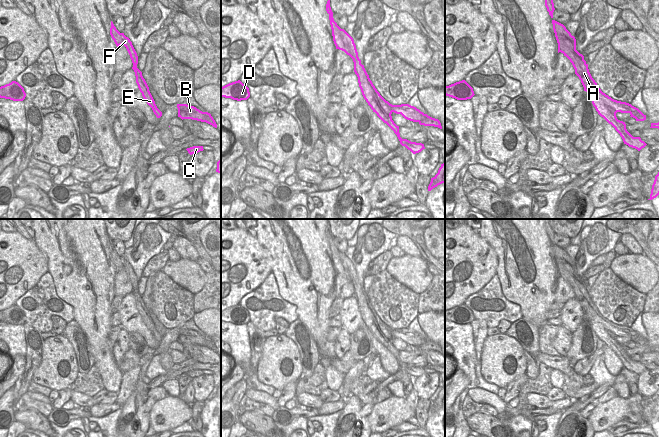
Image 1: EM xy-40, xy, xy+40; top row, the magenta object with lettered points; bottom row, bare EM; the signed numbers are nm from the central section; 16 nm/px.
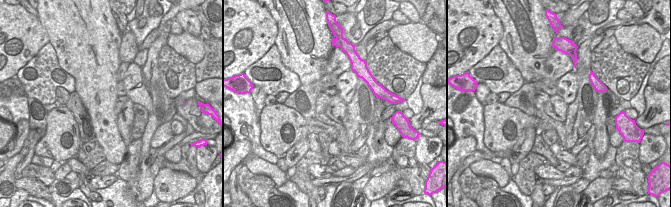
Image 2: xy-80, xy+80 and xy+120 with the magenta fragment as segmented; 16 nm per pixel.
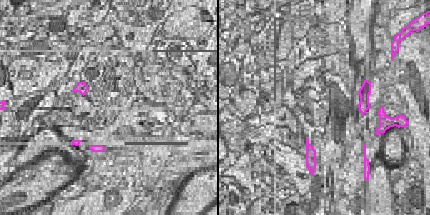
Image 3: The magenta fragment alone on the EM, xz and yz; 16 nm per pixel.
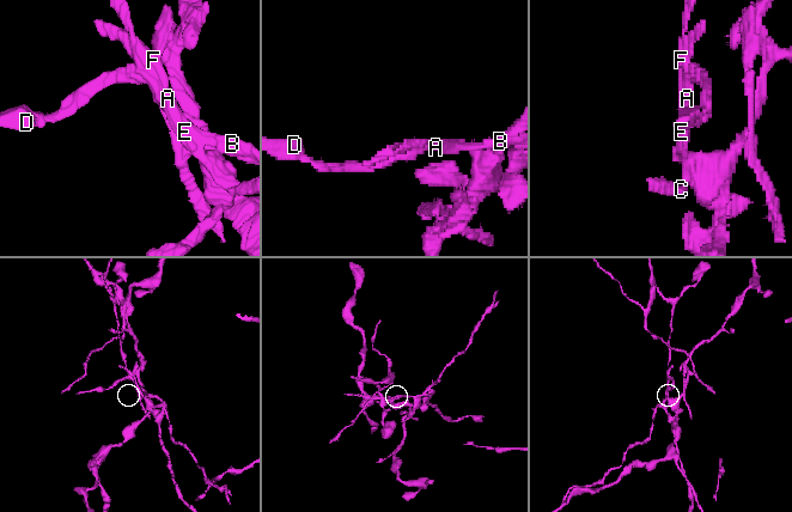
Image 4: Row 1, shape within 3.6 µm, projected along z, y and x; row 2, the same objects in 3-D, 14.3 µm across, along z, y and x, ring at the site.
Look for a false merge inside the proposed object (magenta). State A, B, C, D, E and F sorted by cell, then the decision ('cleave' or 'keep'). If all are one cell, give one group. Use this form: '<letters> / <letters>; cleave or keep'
A B D / C E F; cleave

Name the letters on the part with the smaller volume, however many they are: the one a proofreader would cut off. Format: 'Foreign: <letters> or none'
Foreign: A, B, D.

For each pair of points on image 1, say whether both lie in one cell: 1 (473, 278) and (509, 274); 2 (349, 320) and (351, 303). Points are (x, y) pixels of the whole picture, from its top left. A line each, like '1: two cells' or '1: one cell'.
1: two cells
2: one cell

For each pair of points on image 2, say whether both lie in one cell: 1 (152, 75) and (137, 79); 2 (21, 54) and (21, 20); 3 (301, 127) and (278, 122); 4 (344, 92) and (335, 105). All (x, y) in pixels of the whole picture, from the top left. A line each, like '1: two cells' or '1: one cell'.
1: two cells
2: one cell
3: one cell
4: two cells

